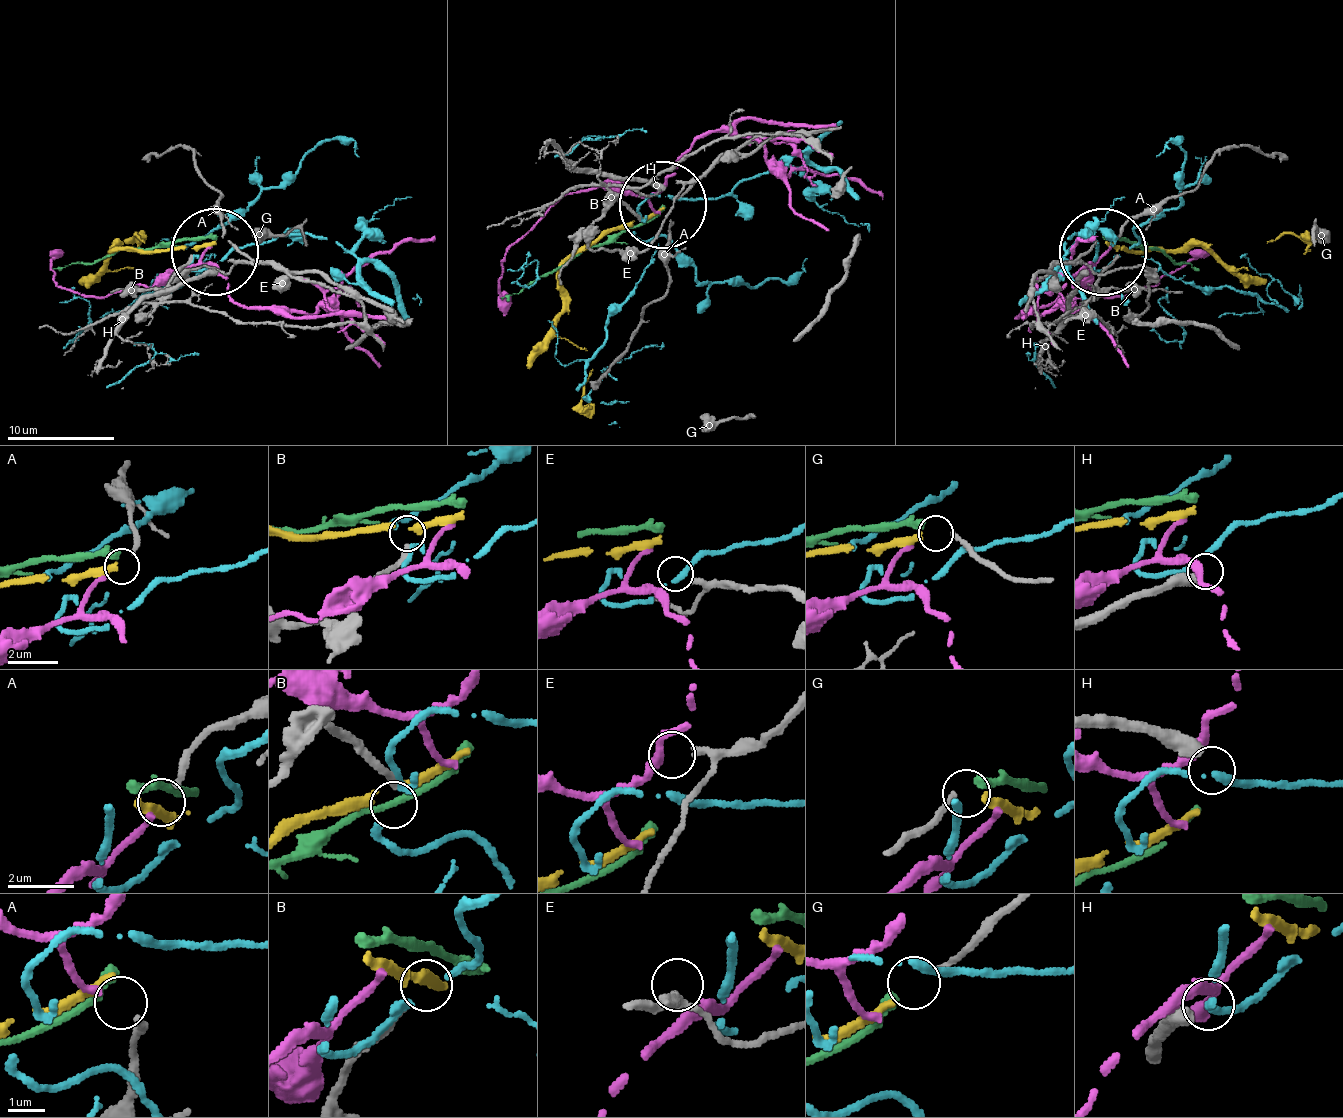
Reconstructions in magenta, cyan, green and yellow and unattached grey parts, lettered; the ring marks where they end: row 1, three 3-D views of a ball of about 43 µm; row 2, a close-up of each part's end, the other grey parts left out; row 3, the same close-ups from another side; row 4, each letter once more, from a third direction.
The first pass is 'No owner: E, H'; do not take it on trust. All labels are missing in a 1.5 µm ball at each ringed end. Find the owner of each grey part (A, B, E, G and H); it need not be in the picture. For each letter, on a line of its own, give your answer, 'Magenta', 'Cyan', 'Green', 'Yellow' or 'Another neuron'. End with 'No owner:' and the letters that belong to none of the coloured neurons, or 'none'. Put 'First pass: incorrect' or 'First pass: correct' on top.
First pass: incorrect
A: Magenta
B: Another neuron
E: Another neuron
G: Green
H: Another neuron
No owner: B, E, H

